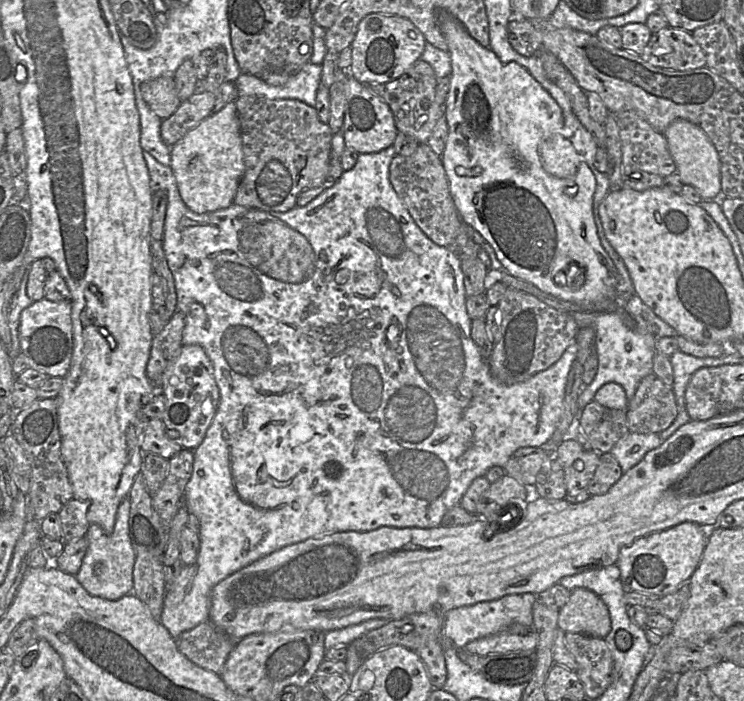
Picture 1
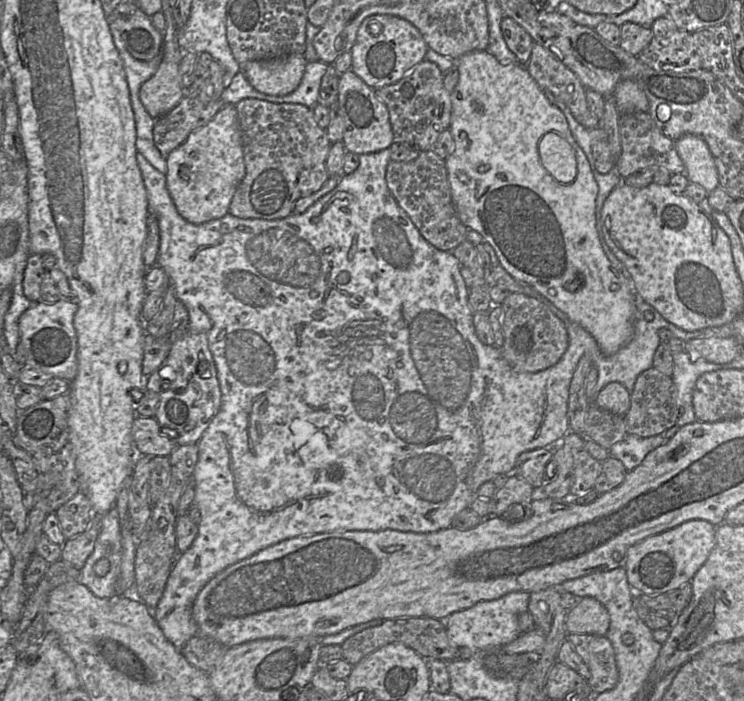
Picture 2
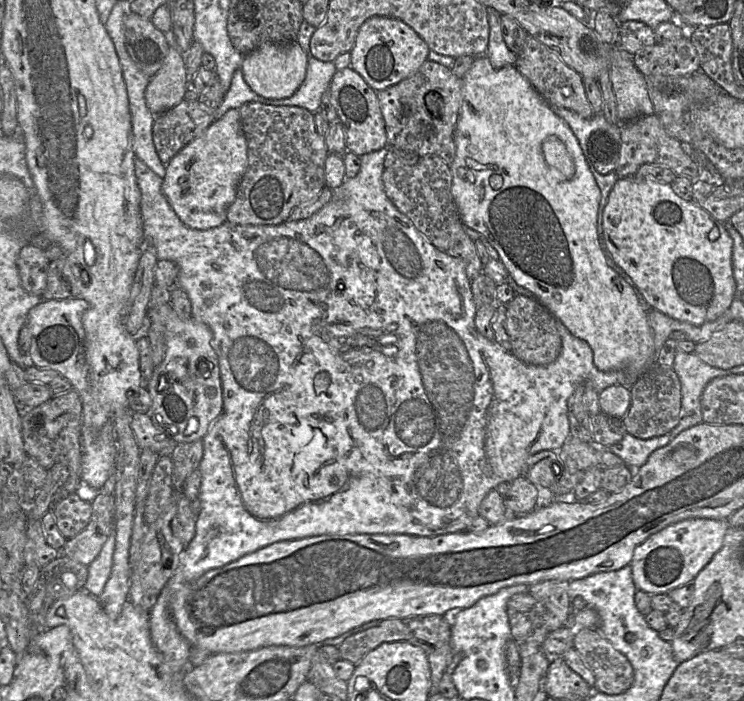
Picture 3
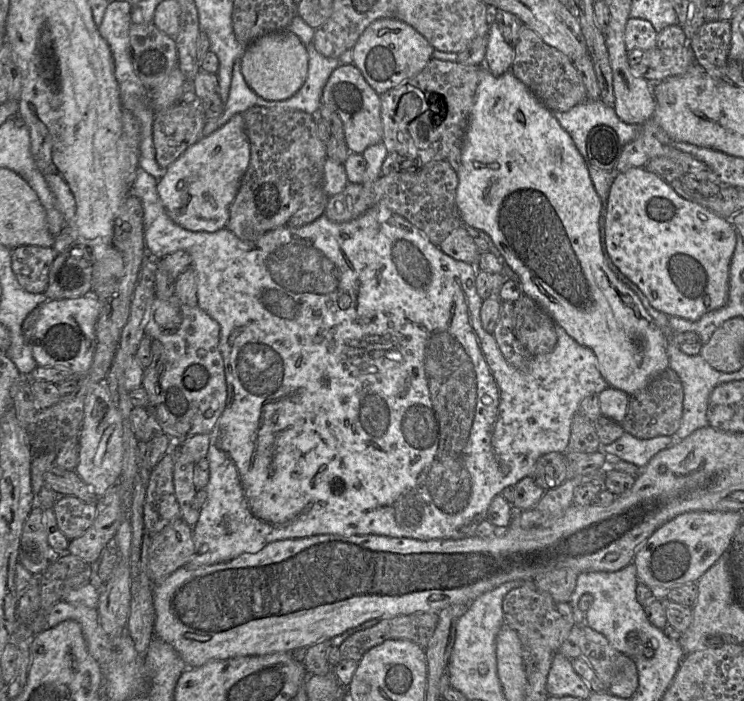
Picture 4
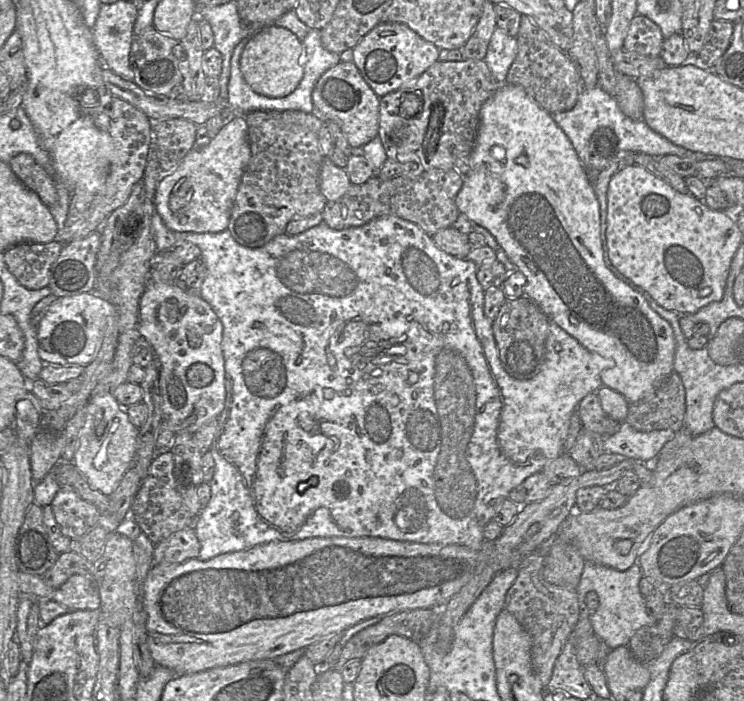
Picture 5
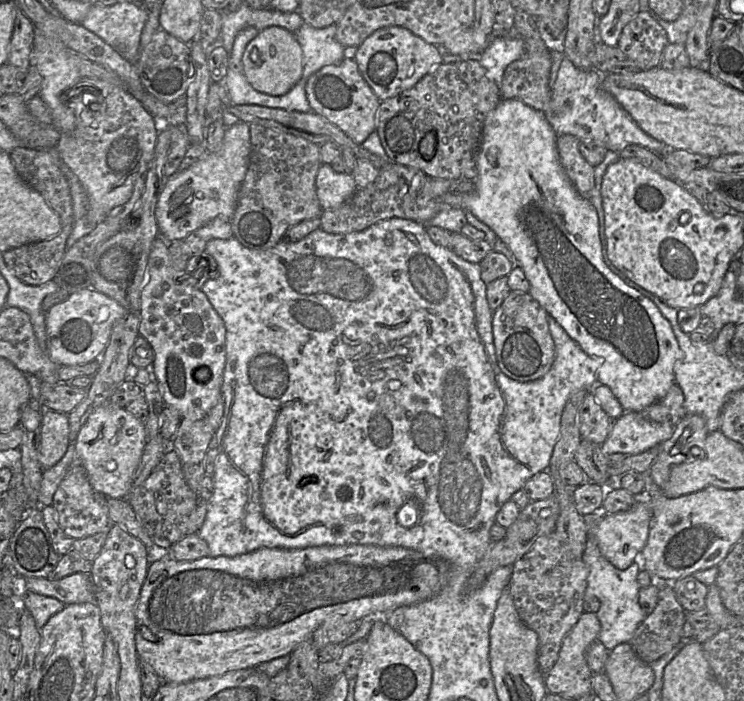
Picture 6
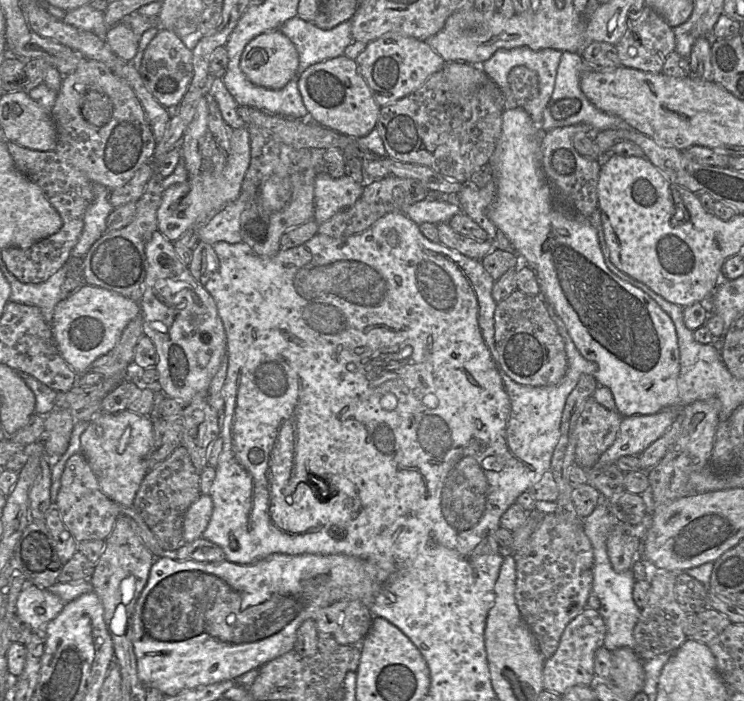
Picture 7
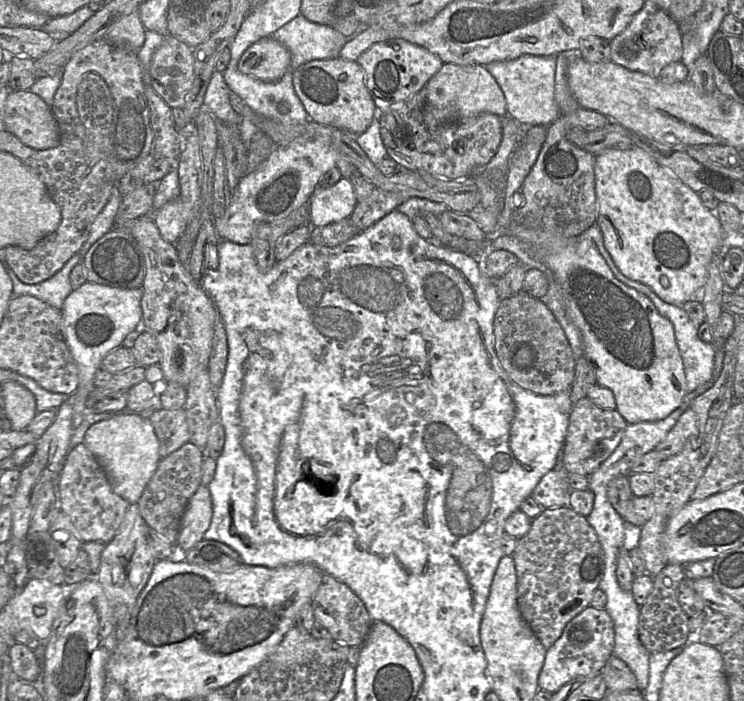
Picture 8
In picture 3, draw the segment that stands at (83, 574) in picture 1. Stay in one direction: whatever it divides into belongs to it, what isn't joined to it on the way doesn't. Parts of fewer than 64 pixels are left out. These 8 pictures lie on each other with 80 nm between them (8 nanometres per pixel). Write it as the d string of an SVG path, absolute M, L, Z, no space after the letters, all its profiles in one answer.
M113 529L98 556L87 566L88 577L84 590L97 599L111 575L115 542L115 530Z

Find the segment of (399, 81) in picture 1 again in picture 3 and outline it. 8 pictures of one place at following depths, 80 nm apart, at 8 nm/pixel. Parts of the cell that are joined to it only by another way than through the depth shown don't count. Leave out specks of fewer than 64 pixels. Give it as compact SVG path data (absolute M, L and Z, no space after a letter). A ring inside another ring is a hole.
M426 60L426 62L408 78L377 92L385 121L387 147L413 151L421 157L429 154L437 155L444 140L448 137L453 137L463 99L463 84L463 79L455 76L450 68L437 62ZM404 107L409 107L408 115L403 114Z

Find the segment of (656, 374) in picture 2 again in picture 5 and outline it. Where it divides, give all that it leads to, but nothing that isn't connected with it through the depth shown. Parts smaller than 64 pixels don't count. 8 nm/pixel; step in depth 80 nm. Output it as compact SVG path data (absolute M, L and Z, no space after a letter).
M673 371L657 389L642 400L630 403L626 421L634 429L642 432L672 430L677 432L683 427L686 414L685 389L680 376Z

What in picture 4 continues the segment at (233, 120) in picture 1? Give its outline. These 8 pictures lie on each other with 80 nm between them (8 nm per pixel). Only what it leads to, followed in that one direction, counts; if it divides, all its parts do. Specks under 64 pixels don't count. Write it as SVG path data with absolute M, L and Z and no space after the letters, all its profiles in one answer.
M235 114L212 134L201 137L165 169L157 192L169 217L193 232L215 232L225 228L242 178L250 162L250 142L242 114Z

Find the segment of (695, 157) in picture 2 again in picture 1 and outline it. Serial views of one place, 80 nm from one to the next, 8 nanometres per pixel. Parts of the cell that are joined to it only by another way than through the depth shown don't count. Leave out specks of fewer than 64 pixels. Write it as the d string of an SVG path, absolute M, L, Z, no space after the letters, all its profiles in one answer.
M674 120L663 132L669 152L676 165L676 172L684 185L694 187L703 200L712 200L721 191L720 159L718 152L706 135L697 125L684 120Z

